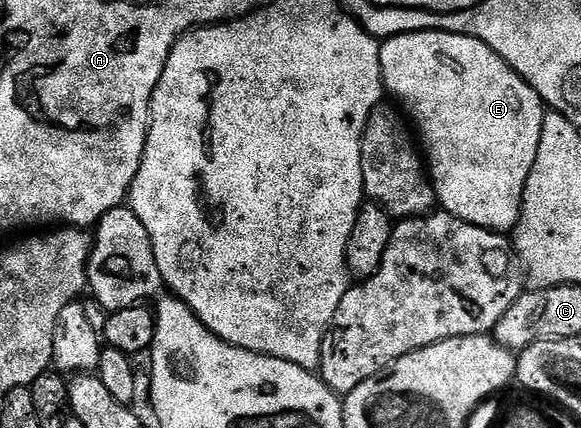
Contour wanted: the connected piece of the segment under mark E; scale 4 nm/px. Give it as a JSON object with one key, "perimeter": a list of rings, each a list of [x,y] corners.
{"perimeter":[[[433,30],[429,32],[405,32],[402,36],[383,39],[381,46],[382,87],[389,95],[391,92],[402,103],[403,109],[401,108],[401,111],[408,117],[409,123],[420,141],[420,148],[424,153],[425,163],[428,165],[430,183],[434,186],[434,195],[441,211],[447,212],[449,216],[460,218],[469,224],[486,228],[489,232],[513,233],[520,218],[524,186],[528,182],[528,174],[532,174],[532,162],[536,162],[536,154],[540,150],[540,130],[544,130],[544,118],[548,111],[546,105],[542,103],[542,99],[536,94],[536,90],[532,90],[532,86],[528,86],[528,82],[524,82],[524,78],[516,75],[506,65],[504,58],[500,58],[500,54],[493,52],[484,42],[464,34],[435,32]]]}

